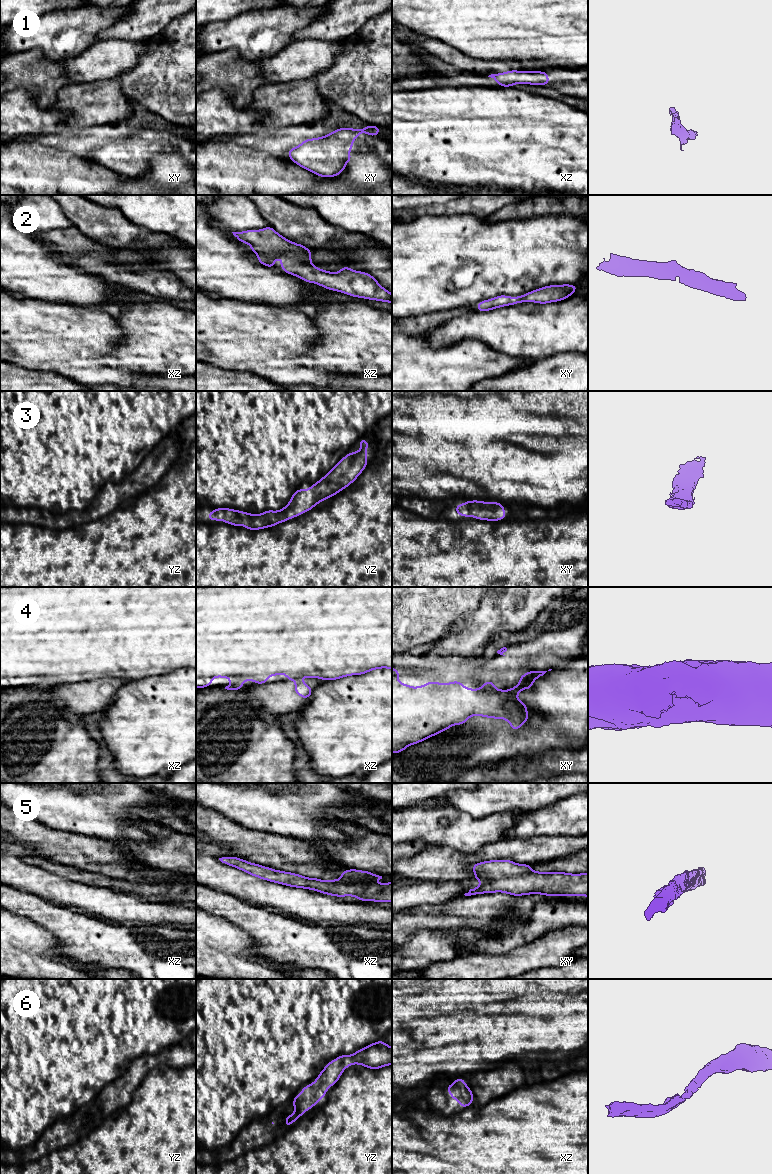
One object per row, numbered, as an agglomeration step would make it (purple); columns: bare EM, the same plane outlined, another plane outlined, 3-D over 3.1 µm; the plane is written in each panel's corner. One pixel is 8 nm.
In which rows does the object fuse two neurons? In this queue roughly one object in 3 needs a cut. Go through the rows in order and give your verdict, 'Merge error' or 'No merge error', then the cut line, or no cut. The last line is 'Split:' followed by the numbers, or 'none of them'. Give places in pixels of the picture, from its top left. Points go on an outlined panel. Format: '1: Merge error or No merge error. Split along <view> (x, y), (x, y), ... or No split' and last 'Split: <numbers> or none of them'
1: No merge error. No split
2: No merge error. No split
3: No merge error. No split
4: Merge error. Split along xz (297, 678), (291, 679)
5: No merge error. No split
6: No merge error. No split
Split: 4

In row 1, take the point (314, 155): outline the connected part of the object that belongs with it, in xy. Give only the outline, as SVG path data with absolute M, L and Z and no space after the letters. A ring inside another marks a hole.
M367 125L363 129L338 128L324 137L304 140L291 148L287 155L297 165L319 177L335 177L352 160L349 151L353 140L363 132L370 136L380 134L380 127Z

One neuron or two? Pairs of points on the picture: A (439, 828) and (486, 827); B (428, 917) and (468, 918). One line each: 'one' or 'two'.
A: one
B: one

